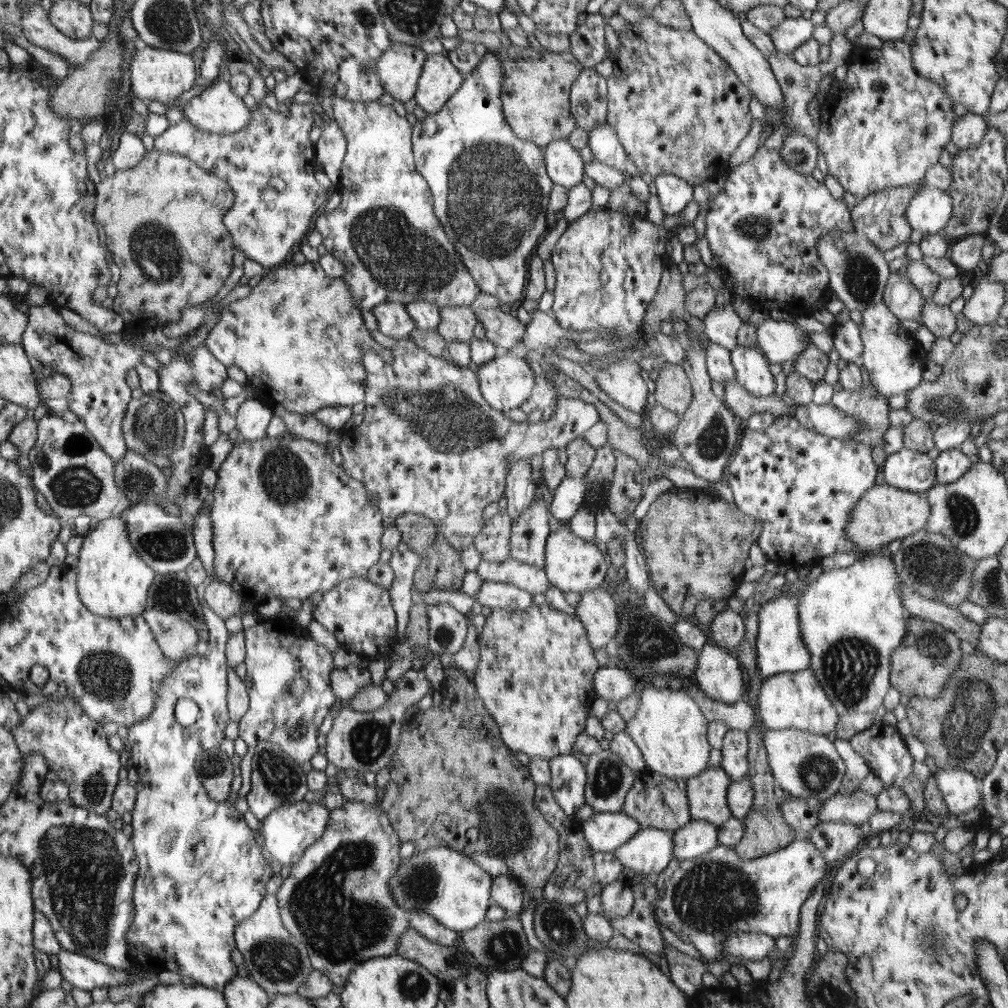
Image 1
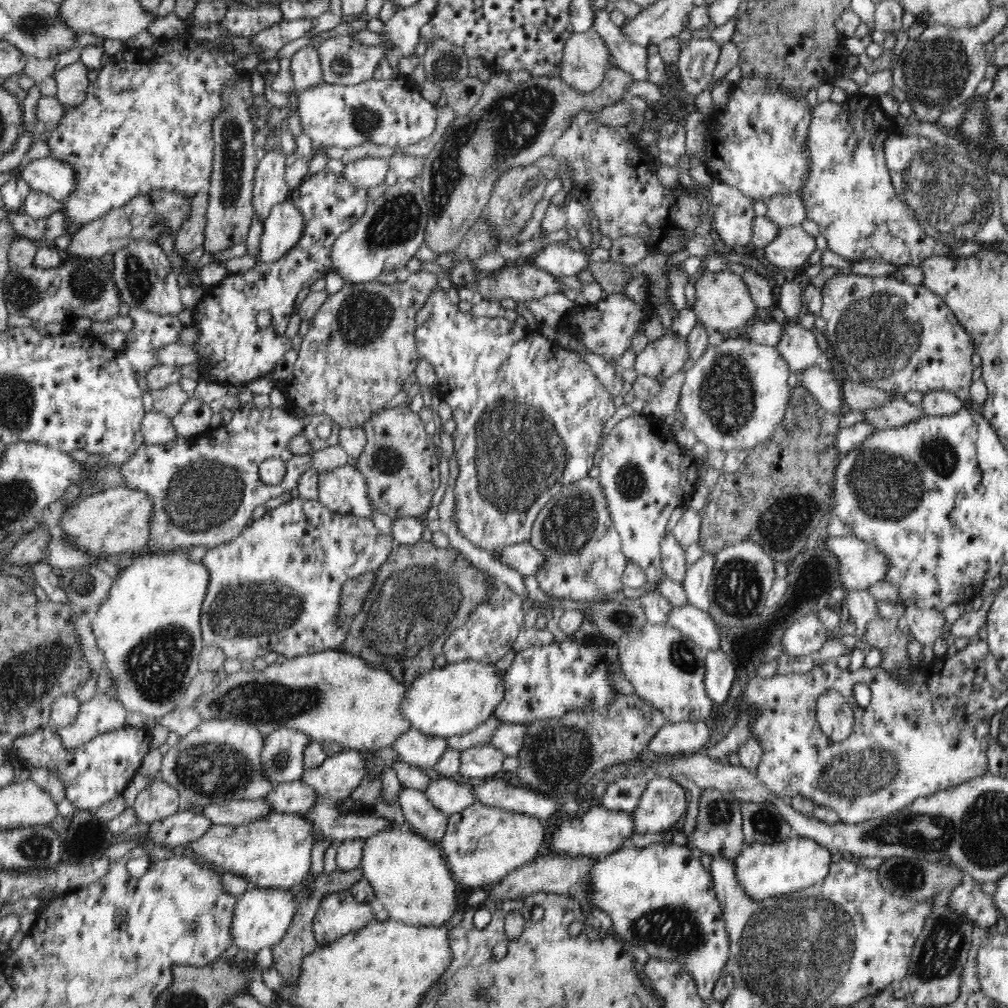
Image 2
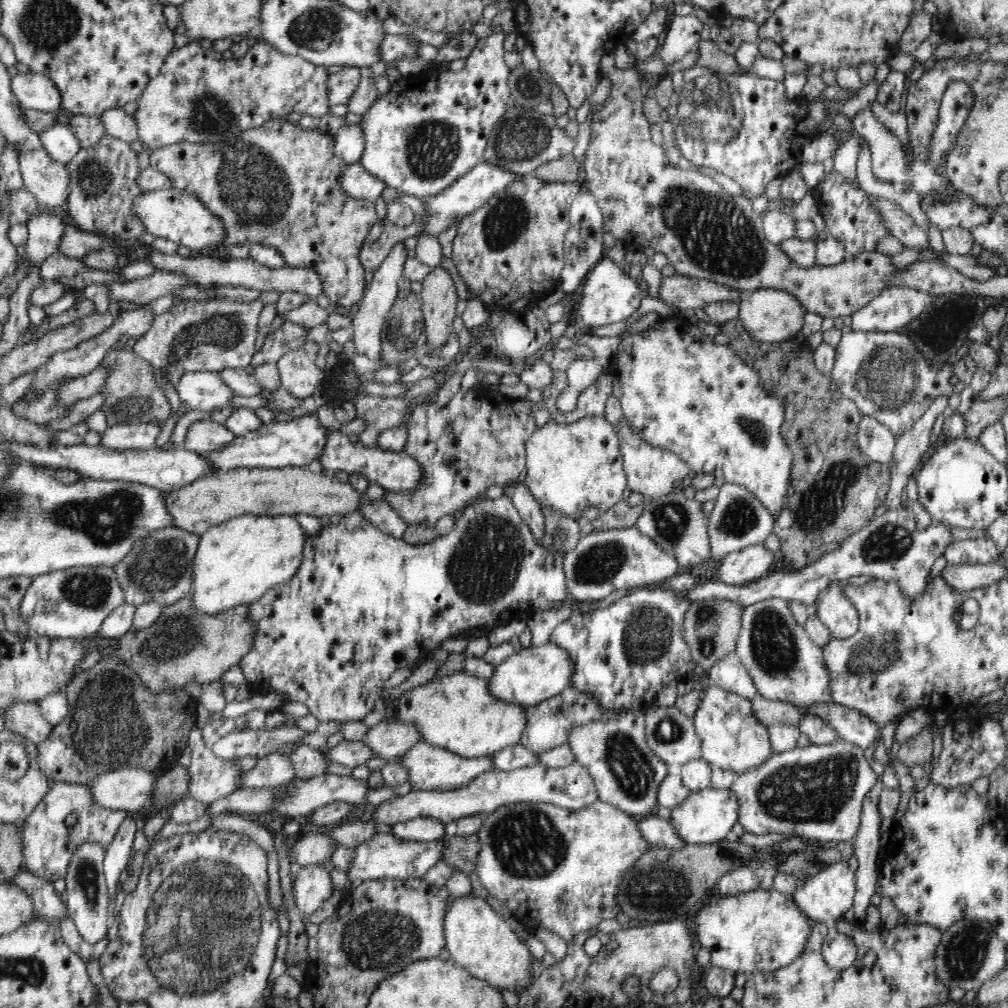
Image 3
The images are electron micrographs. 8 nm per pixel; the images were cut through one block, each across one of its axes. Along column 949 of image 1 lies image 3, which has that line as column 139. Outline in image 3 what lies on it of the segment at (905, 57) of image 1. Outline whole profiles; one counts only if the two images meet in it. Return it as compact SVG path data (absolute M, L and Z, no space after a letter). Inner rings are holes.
M194 40L182 48L172 50L164 60L160 74L144 87L143 93L136 100L137 109L133 117L138 141L143 148L152 152L184 140L200 144L222 142L258 125L262 126L270 119L285 118L290 112L319 117L328 113L328 67L315 66L297 55L284 55L264 40L256 40L251 47L242 60L234 57L224 60L220 52L214 52L206 44L200 45Z

